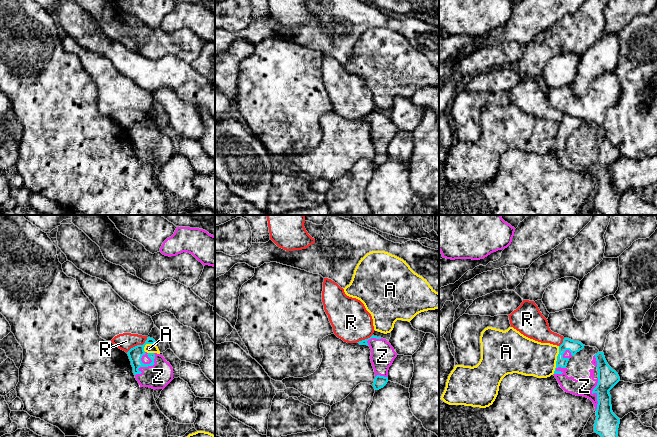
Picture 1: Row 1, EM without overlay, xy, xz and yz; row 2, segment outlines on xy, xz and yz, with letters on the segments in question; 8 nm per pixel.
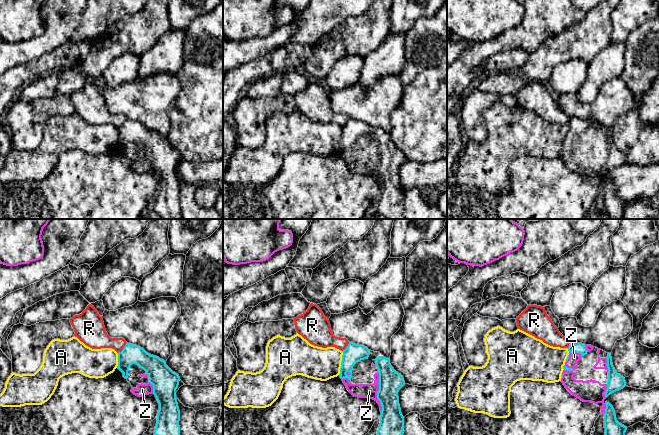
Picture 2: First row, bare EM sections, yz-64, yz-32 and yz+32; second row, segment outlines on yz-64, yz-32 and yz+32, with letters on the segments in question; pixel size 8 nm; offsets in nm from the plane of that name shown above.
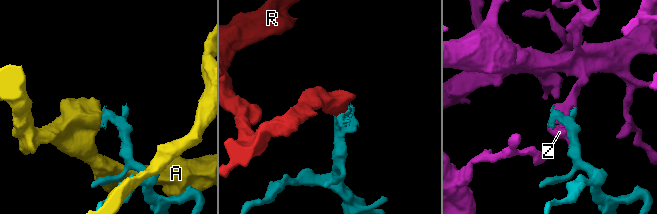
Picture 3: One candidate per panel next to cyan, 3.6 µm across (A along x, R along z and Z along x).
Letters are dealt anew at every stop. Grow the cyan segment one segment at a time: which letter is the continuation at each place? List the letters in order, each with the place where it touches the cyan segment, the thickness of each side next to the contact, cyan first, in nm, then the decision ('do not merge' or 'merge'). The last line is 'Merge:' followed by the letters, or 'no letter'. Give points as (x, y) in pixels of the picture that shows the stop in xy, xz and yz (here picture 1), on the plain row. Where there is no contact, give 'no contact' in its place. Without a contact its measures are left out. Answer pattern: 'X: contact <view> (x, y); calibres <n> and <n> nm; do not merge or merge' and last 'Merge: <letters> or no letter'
A: contact yz (557, 136); calibres 100 and 300 nm; do not merge
R: contact xy (138, 121); calibres 120 and 140 nm; do not merge
Z: contact xy (144, 142); calibres 120 and 200 nm; merge
Merge: Z

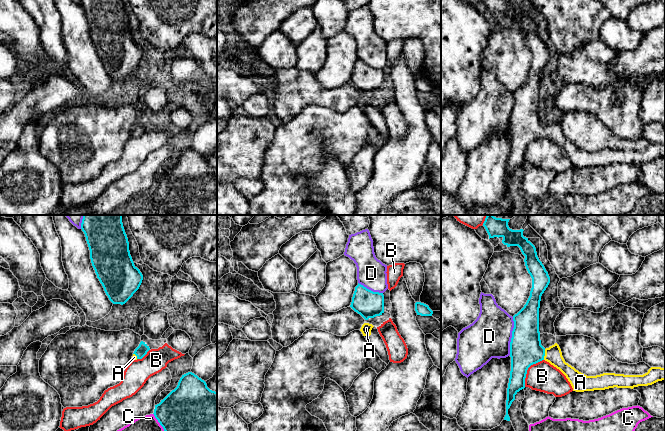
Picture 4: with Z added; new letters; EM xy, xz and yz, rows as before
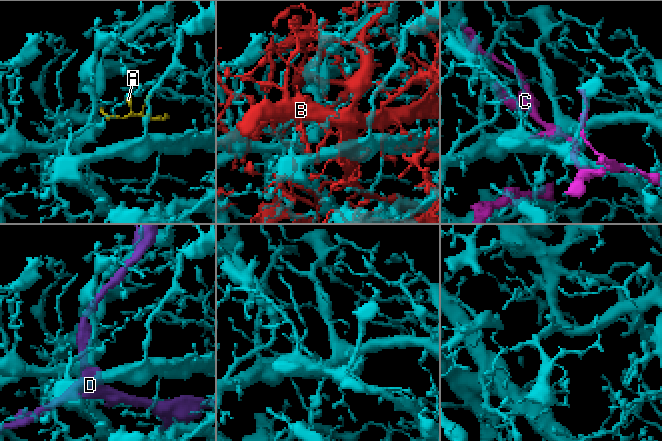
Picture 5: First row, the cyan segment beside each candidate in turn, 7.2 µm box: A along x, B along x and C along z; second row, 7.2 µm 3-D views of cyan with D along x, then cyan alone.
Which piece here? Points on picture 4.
A: contact yz (544, 130); calibres 260 and 140 nm; merge
B: contact yz (527, 145); calibres 260 and 240 nm; do not merge
C: contact xy (161, 201); calibres 480 and 340 nm; do not merge
D: contact yz (512, 112); calibres 260 and 340 nm; do not merge
Merge: A

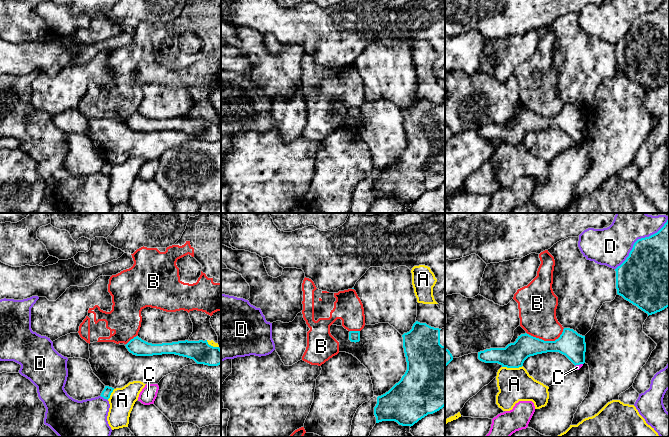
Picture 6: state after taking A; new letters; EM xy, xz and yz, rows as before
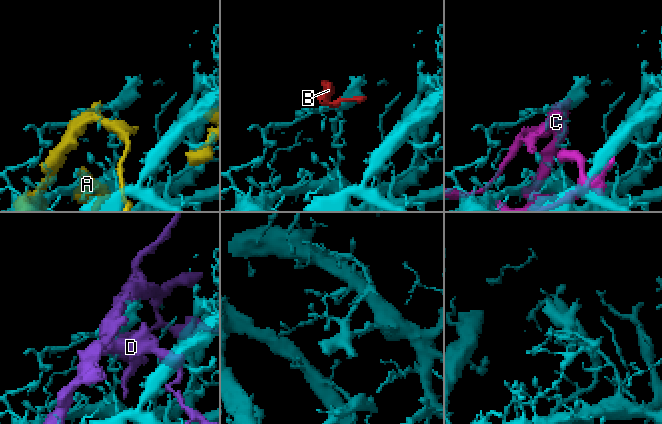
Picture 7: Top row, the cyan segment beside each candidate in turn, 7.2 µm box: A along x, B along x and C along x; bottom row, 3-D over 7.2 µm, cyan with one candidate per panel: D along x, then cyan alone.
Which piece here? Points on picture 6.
A: contact yz (512, 143); calibres 190 and 280 nm; do not merge
B: contact yz (546, 117); calibres 200 and 300 nm; do not merge
C: contact yz (578, 140); calibres 200 and 50 nm; do not merge
D: contact yz (636, 17); calibres 480 and 320 nm; do not merge
Merge: no letter

